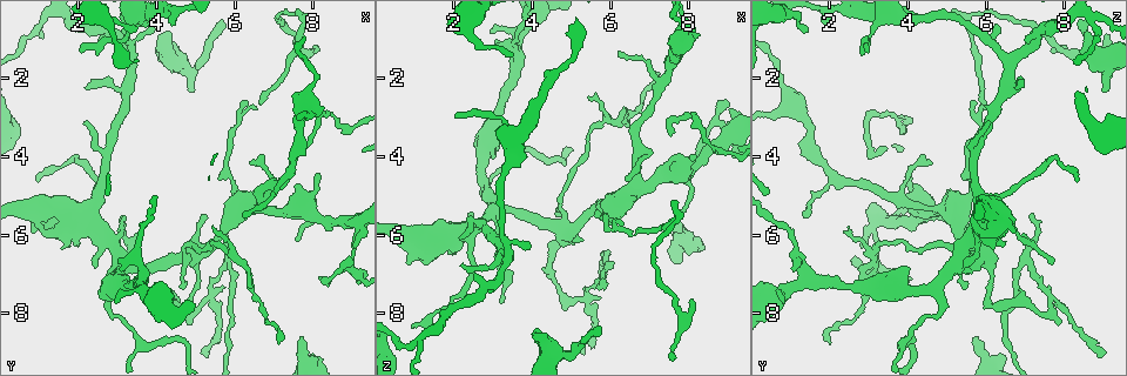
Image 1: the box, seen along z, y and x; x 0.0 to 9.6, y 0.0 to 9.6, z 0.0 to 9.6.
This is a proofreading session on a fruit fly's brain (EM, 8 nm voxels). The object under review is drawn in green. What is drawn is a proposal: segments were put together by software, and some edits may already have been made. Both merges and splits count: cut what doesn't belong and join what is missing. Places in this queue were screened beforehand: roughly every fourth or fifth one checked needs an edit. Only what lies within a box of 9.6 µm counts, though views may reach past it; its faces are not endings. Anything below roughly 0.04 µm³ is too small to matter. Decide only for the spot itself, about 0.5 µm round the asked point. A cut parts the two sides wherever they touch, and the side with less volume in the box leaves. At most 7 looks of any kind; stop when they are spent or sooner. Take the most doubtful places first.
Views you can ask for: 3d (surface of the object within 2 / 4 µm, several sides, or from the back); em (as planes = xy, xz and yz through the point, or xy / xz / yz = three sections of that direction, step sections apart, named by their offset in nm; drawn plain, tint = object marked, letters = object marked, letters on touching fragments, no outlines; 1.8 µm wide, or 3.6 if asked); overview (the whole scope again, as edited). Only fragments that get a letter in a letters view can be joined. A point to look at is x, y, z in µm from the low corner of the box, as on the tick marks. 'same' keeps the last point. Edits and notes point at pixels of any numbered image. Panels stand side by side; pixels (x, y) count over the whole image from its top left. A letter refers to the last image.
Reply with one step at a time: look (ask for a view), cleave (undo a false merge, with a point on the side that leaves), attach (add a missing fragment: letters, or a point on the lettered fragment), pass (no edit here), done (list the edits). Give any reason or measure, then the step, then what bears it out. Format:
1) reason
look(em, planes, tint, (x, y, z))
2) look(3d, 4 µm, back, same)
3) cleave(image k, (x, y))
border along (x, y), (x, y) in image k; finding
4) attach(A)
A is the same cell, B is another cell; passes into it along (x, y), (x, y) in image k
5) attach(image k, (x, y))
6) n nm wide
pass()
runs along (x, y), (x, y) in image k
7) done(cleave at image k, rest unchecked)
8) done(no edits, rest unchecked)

an open end
look(3d, 4 µm, back, (4.35, 0.75, 8.60))

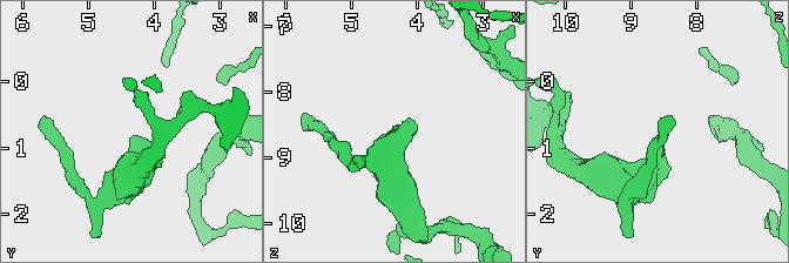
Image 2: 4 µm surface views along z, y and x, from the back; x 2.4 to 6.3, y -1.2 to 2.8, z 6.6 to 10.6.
need the tissue
look(em, xy, step 4, tint, (4.30, 0.80, 8.65))

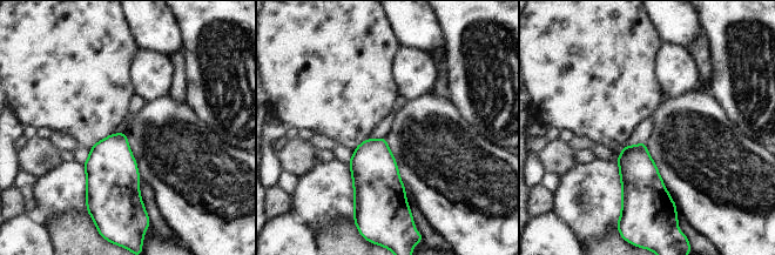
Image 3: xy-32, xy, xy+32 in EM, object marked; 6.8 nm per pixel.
cut it another way
look(em, planes, letters, same)

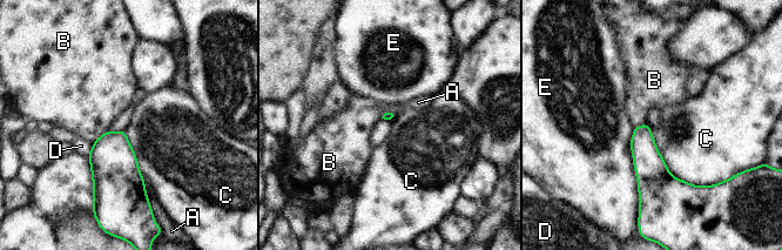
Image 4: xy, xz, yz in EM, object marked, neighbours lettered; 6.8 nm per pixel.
pass()
A, B, C, D and E are other cells; border along (649, 127), (667, 169), (706, 187) in image 4; none of them fits

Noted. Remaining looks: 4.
abrupt turn
look(3d, 4 µm, (3.70, 8.90, 3.85))

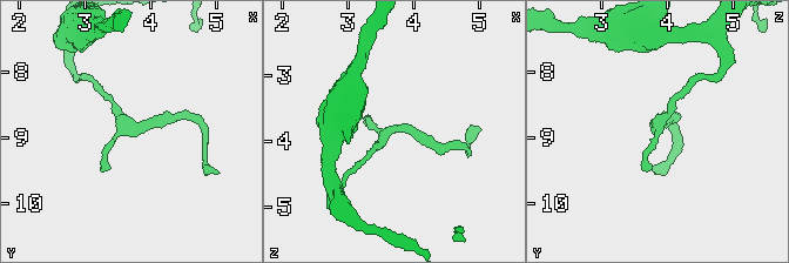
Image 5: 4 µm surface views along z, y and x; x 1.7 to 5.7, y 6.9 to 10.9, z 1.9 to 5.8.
look(em, planes, letters, (3.75, 8.85, 3.80))

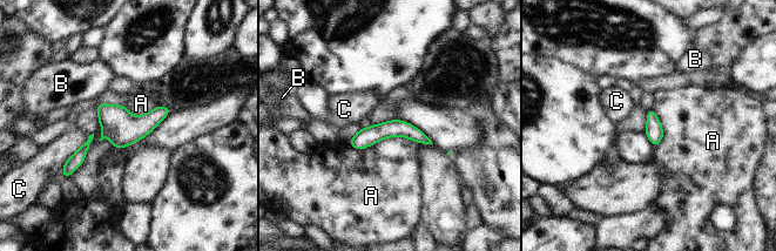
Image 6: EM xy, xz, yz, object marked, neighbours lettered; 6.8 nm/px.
120 nm wide; A touches over 460 nm
pass()
A, B and C are other cells; one neuron here

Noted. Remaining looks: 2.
branch stops here
look(3d, 4 µm, (5.45, 5.80, 2.45))

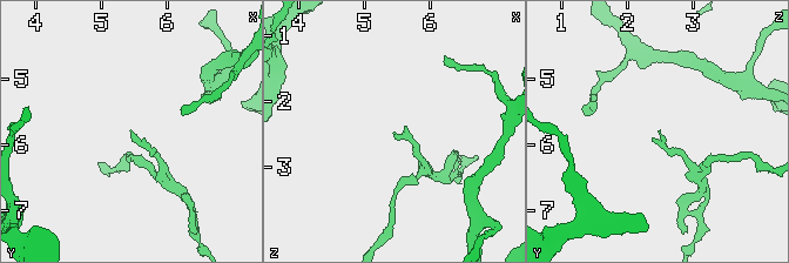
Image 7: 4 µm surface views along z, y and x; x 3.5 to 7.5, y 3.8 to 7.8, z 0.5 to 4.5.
look(em, planes, letters, (5.40, 5.80, 2.45))

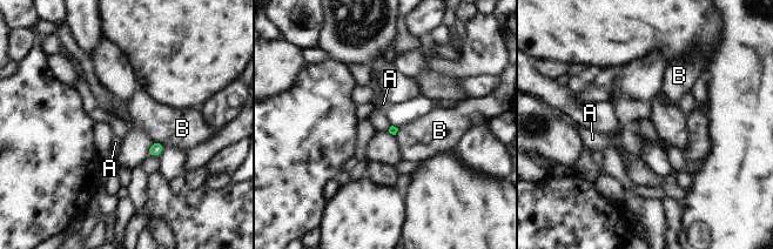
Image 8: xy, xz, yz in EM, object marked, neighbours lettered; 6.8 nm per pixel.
pass()
A and B are other cells; border along (154, 141), (163, 145) in image 8; none of them fits

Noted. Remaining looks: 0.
done(no edits, rest unchecked)

